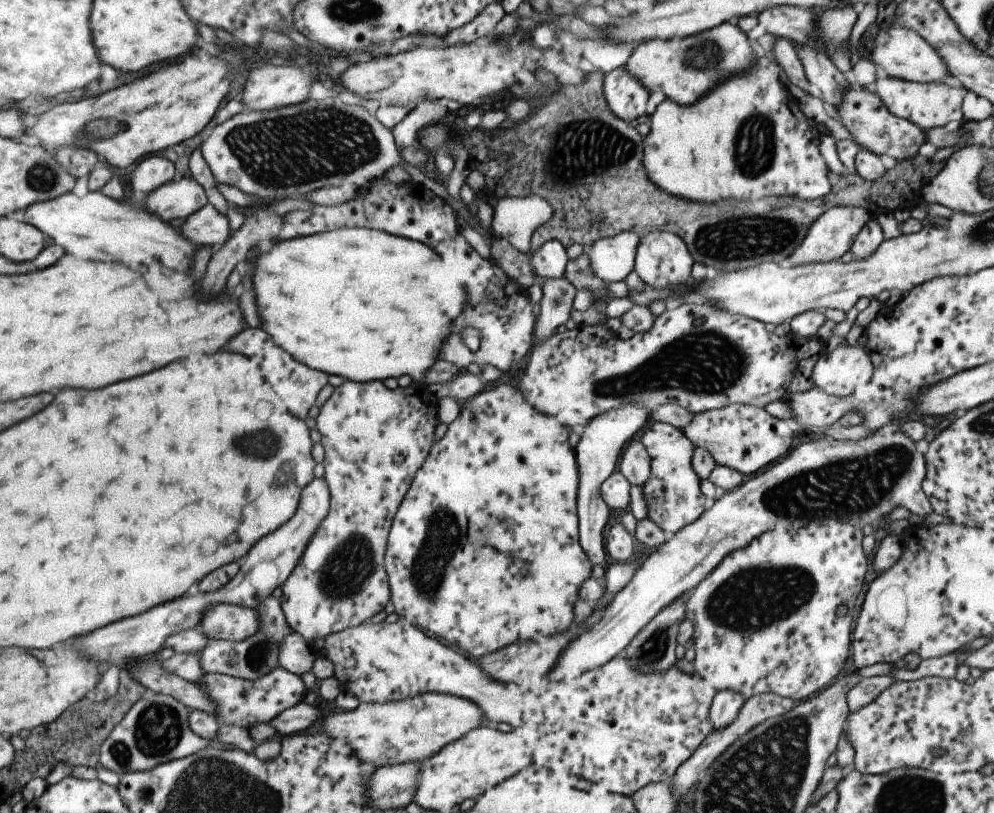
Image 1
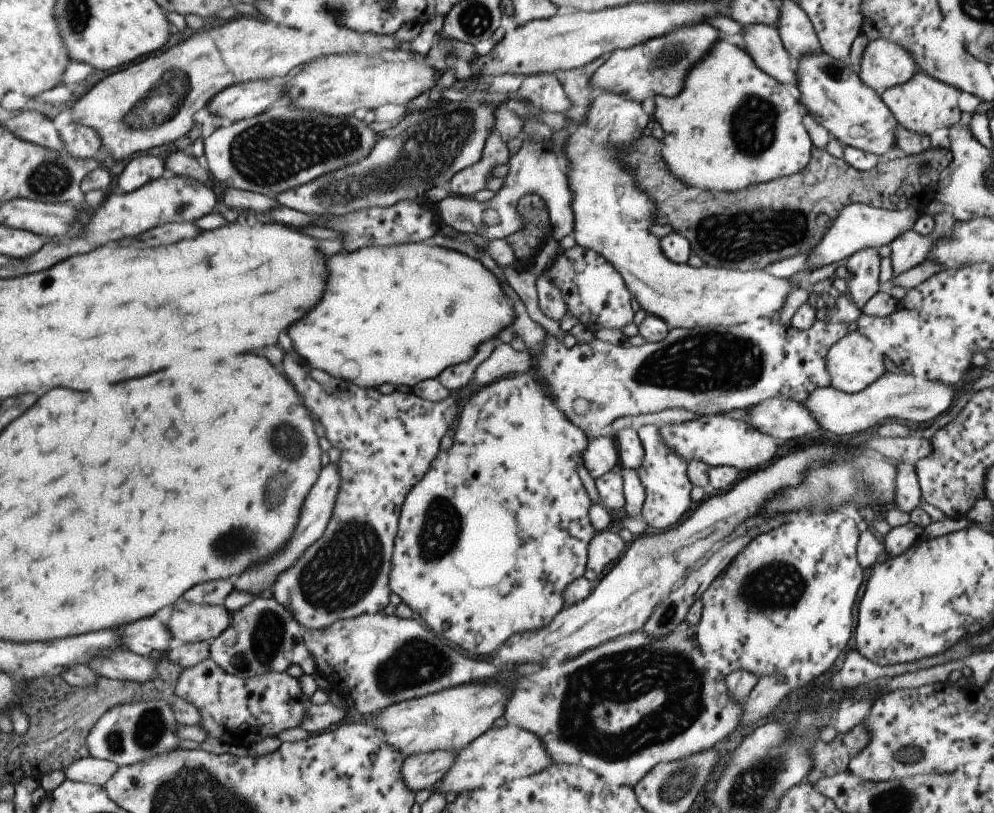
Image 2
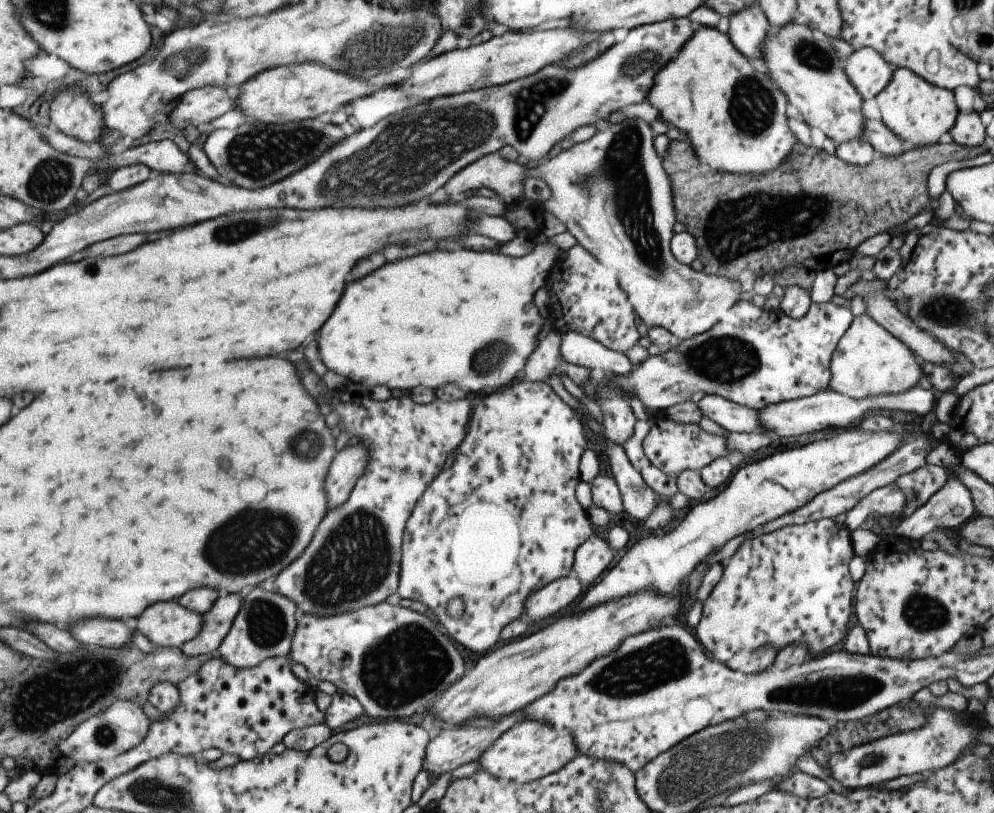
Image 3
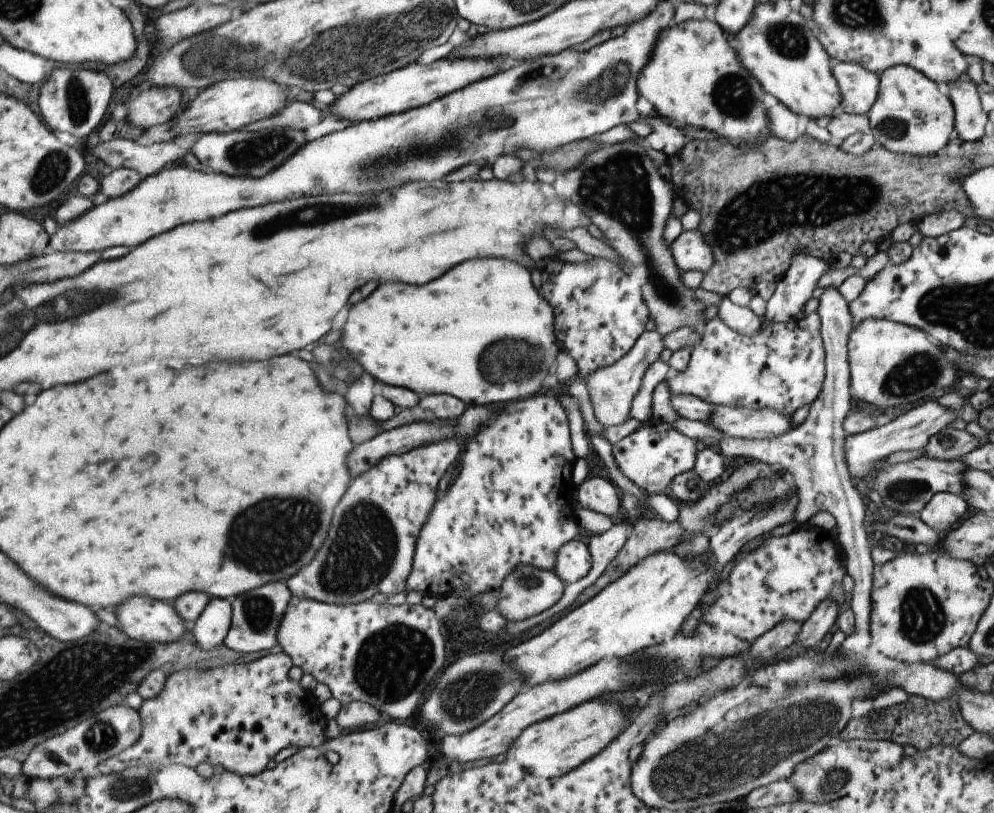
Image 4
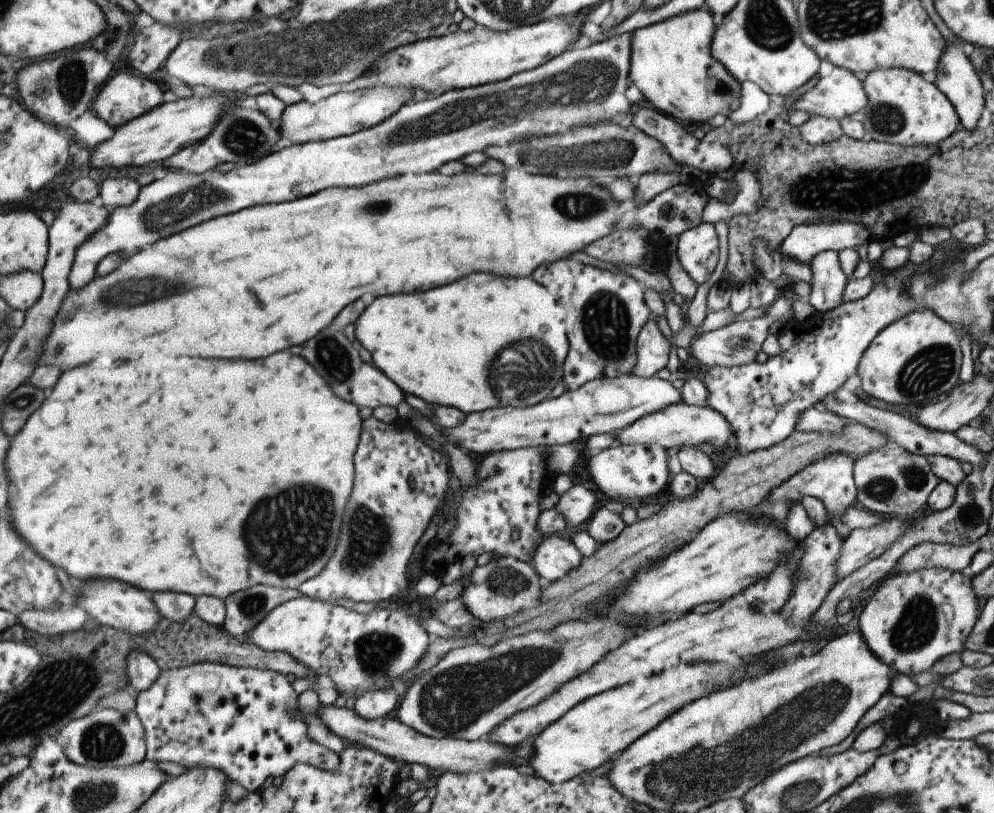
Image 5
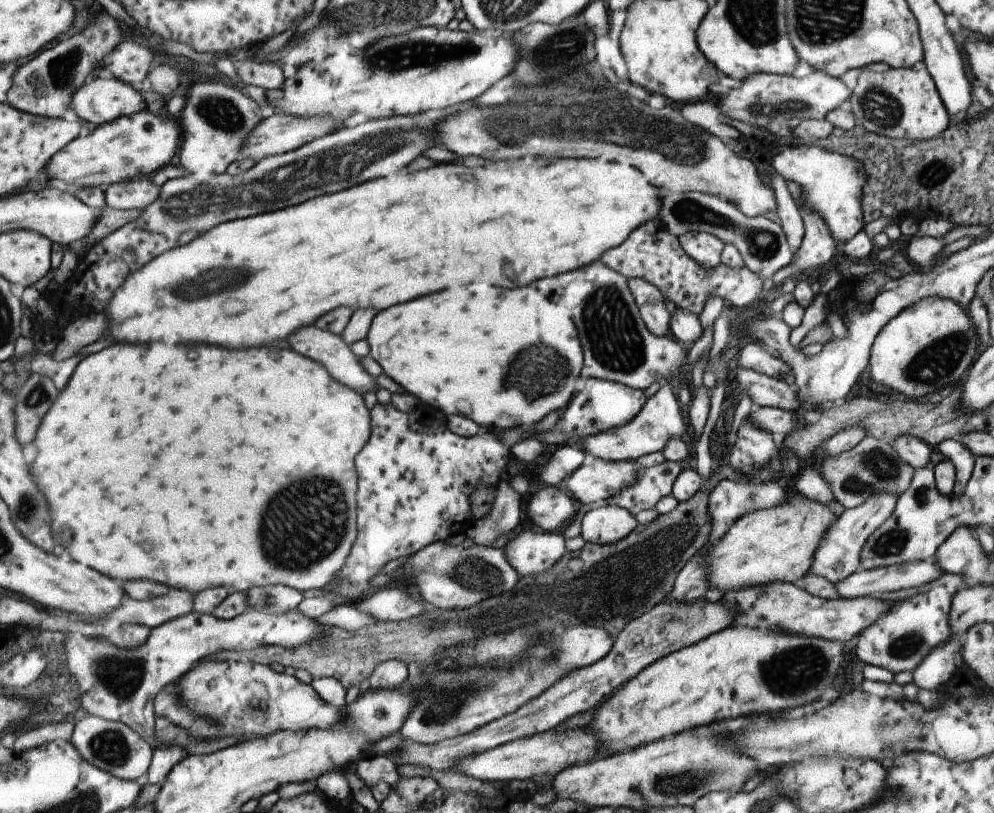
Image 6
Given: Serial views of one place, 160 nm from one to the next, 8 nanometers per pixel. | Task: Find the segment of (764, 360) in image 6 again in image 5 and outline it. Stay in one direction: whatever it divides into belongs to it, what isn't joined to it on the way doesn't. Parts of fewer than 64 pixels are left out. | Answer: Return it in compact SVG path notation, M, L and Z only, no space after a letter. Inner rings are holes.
M783 297L773 300L763 318L740 321L728 326L724 326L713 331L704 332L699 340L689 344L691 356L707 367L742 367L746 364L756 362L755 356L761 351L761 343L768 333L768 326L773 321L791 320L792 301Z

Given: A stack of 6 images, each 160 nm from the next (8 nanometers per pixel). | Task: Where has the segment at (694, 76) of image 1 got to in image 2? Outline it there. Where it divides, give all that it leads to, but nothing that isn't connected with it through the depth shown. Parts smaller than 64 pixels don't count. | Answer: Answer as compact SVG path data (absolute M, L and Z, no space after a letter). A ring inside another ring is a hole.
M697 22L693 26L675 28L663 36L651 38L645 44L616 49L611 52L608 60L589 78L589 86L593 90L609 90L613 94L621 94L629 100L641 103L645 98L677 96L687 72L707 56L709 48L715 46L719 40L717 30L704 22Z

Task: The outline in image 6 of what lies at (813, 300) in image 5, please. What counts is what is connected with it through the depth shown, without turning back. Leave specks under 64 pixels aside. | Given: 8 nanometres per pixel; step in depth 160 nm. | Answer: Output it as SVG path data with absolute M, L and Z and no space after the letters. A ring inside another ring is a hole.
M787 181L785 184L801 217L804 235L791 264L772 274L771 280L777 285L802 270L815 270L827 266L833 252L839 250L822 216L802 203L802 186L795 181Z

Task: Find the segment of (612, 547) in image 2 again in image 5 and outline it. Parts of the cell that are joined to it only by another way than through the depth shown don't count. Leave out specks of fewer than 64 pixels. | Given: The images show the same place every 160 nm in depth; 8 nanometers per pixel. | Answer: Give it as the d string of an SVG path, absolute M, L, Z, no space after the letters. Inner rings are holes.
M555 534L543 536L534 546L530 556L530 564L534 573L545 583L557 579L564 579L572 568L581 564L582 555L574 547L574 544L555 536Z

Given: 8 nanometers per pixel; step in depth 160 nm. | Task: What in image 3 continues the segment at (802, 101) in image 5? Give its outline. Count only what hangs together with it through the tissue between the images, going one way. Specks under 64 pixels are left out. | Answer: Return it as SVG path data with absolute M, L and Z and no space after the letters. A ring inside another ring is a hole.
M863 47L846 58L843 72L862 100L869 100L885 88L893 69L872 48Z

